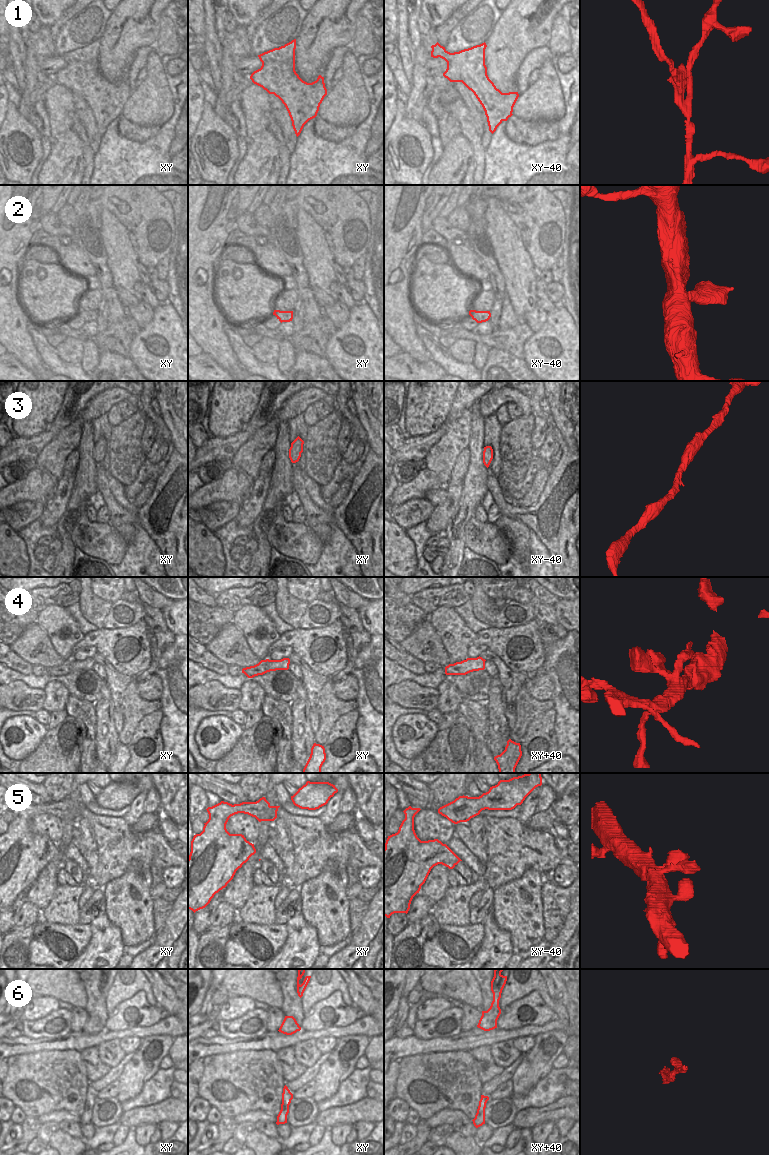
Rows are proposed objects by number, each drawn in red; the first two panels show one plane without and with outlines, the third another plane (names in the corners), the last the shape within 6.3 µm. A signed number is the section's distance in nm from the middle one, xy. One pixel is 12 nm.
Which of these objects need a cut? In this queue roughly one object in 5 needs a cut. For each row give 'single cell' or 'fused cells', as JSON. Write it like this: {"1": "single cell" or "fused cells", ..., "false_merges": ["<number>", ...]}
{"1": "fused cells", "2": "single cell", "3": "single cell", "4": "single cell", "5": "single cell", "6": "single cell", "false_merges": ["1"]}

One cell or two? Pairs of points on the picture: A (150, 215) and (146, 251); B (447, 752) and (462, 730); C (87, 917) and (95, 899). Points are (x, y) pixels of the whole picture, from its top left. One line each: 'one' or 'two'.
A: one
B: one
C: one

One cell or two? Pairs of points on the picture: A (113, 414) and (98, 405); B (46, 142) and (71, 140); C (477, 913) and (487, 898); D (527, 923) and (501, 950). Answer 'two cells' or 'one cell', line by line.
A: two cells
B: two cells
C: one cell
D: two cells

